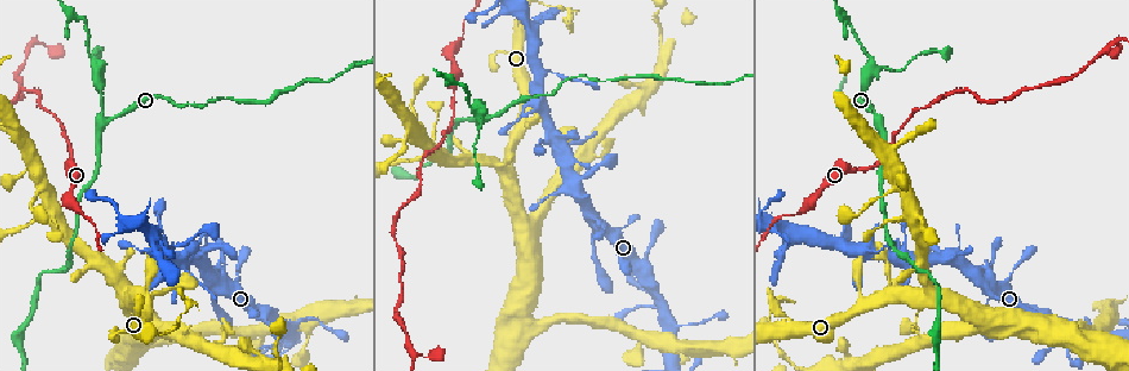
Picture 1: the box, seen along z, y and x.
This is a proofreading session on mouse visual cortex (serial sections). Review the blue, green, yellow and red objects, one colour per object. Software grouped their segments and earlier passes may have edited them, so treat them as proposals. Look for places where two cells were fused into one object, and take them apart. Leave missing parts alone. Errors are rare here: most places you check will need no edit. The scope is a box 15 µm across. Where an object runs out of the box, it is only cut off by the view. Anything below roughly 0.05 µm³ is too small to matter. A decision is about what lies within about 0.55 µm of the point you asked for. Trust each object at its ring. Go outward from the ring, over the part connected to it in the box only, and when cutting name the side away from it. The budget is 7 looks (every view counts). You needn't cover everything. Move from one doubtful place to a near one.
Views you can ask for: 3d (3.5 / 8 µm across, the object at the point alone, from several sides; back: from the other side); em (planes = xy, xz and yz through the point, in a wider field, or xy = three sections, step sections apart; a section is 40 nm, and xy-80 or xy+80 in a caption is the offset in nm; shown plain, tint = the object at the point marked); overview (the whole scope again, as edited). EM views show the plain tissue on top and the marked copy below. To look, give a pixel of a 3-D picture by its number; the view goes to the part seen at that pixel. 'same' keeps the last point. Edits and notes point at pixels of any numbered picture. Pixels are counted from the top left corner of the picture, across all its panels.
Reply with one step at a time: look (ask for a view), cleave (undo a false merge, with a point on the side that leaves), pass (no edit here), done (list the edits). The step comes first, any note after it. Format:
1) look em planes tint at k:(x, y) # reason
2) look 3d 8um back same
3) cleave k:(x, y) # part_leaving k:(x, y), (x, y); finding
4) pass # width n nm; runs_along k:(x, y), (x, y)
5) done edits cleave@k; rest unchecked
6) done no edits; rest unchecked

look 3d 3.5um at 1:(658, 298) # abrupt turn

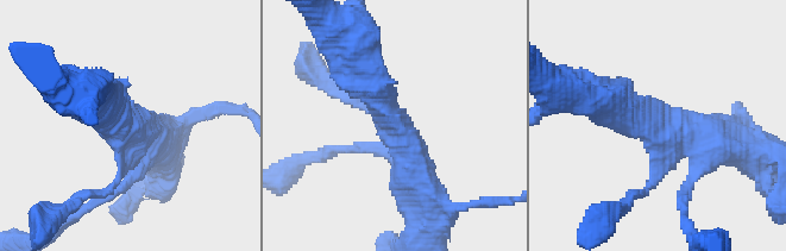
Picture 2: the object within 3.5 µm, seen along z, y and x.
look em xy step 5 tint at 2:(397, 127) # arms 3; arm_widths 150, 500, 500 nm

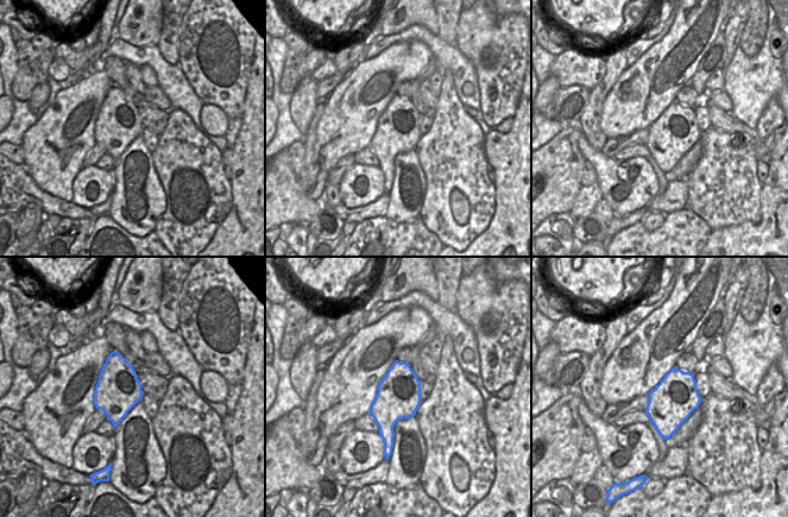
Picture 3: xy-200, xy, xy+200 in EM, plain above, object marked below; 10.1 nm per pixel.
pass # runs_along 2:(360, 70), (396, 121), (422, 195); all the same cell

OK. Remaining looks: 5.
look 3d 3.5um back at 1:(216, 290) # small branch off a trunk

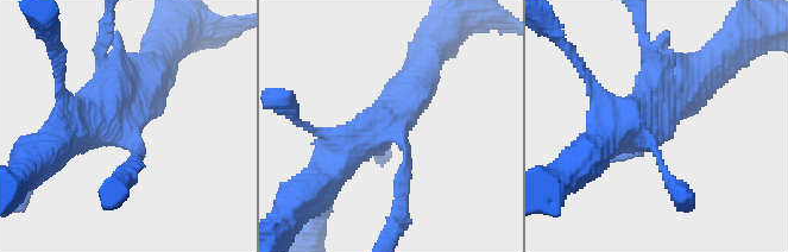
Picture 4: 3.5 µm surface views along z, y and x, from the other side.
look em planes tint at 4:(390, 126) # need the tissue

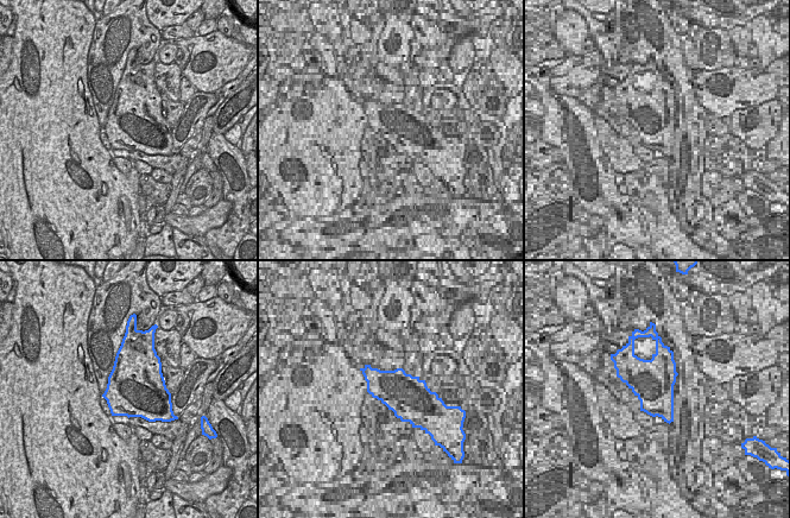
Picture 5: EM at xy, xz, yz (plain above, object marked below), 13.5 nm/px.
pass # runs_along 4:(323, 181), (418, 77); one cell here

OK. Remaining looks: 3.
look 3d 3.5um at 1:(880, 126) # sharp bend

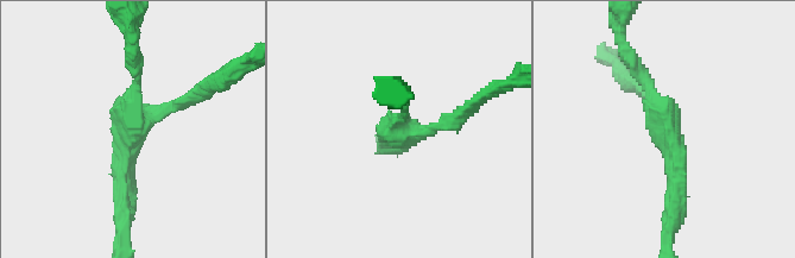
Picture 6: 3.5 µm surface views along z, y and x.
look em xy step 5 tint at 6:(142, 124) # arms 3; arm_widths 150, 200, 250 nm

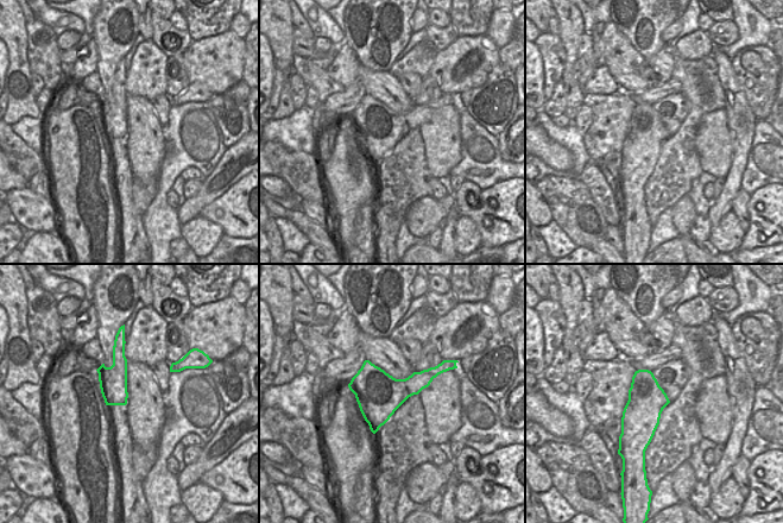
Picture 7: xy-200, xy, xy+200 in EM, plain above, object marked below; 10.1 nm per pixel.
pass # one cell here

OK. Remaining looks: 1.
done no edits; rest unchecked

